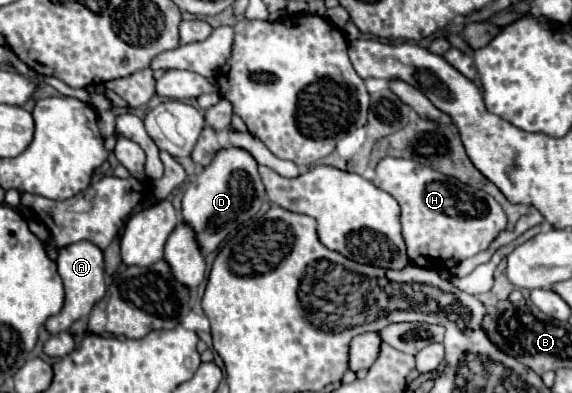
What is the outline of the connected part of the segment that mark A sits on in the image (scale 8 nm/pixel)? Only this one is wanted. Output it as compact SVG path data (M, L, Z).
M81 241L81 243L67 245L67 247L59 247L57 249L57 267L59 267L59 275L61 275L63 285L65 285L65 305L57 315L53 315L45 321L45 329L51 335L67 331L73 325L73 321L77 321L81 317L87 317L91 313L91 309L105 295L103 253L97 245L89 245L87 241Z

